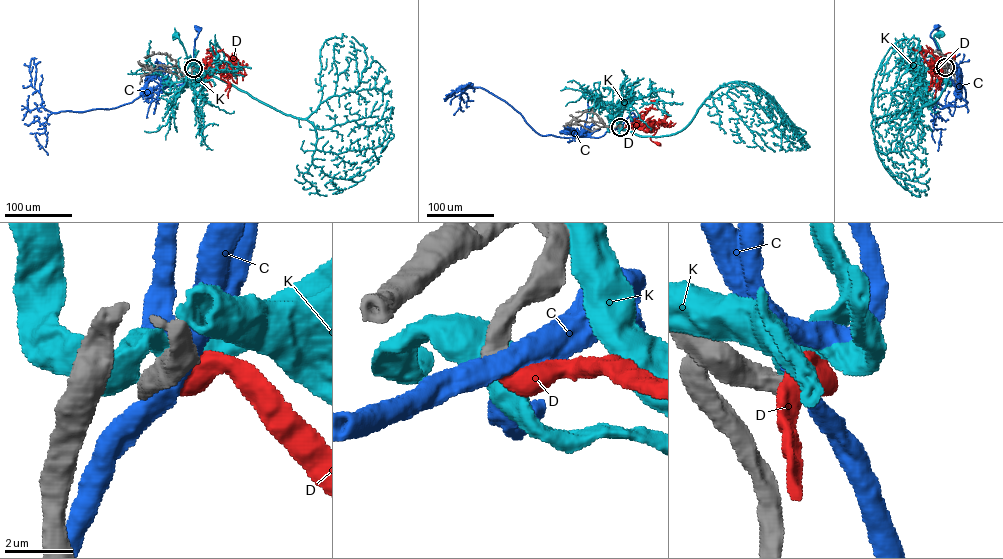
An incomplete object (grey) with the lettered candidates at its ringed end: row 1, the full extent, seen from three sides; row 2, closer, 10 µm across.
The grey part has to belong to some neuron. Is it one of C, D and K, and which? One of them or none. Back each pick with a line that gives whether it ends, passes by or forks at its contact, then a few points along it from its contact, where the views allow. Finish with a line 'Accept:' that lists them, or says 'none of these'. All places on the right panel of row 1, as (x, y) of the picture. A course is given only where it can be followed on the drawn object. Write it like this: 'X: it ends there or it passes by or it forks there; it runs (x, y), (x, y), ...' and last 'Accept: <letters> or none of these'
D: it ends there; it runs (945, 67), (940, 63), (942, 72), (943, 66), (938, 58), (950, 52), (954, 57)
Accept: D

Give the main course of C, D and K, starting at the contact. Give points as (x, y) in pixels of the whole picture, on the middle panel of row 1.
C: (620, 127), (632, 113), (633, 120)
D: (620, 127), (633, 125), (651, 132), (656, 128), (650, 139), (658, 144)
K: (619, 127), (614, 112), (611, 117)

